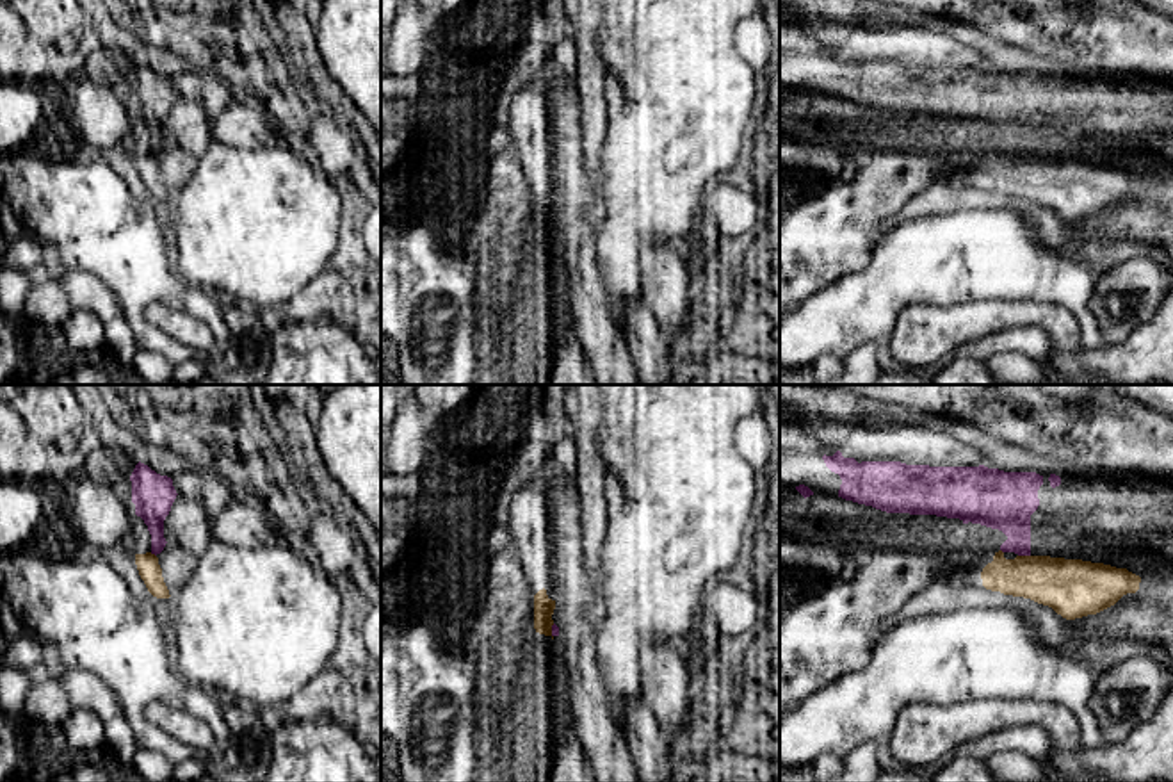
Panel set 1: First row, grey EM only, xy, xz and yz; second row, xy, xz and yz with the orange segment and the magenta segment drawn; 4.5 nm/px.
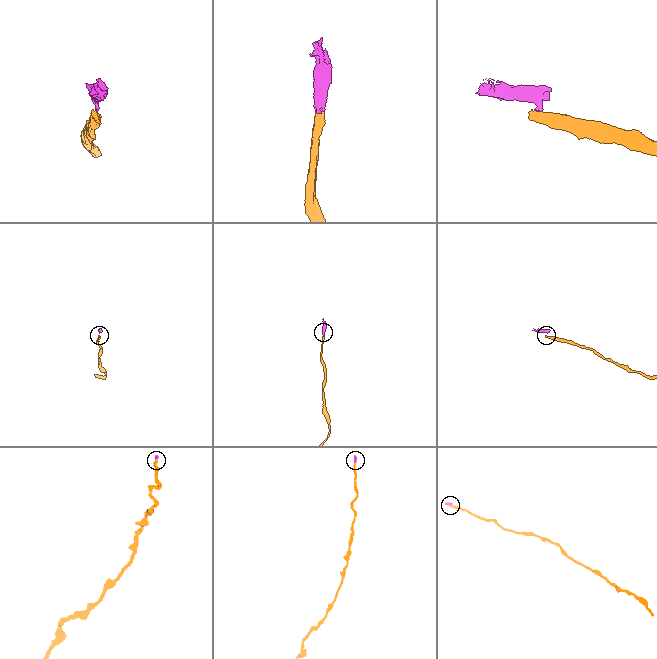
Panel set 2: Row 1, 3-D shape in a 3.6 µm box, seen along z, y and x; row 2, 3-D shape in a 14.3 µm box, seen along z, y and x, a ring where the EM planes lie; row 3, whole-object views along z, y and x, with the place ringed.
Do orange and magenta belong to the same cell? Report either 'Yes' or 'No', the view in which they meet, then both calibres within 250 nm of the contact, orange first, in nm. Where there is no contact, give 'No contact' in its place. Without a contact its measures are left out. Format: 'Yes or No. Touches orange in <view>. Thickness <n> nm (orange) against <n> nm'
No. Touches orange in yz. Thickness 260 nm (orange) against 240 nm

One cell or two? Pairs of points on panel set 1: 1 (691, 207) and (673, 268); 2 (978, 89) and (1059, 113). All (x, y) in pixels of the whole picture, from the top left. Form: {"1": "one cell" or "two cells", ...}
{"1": "two cells", "2": "one cell"}

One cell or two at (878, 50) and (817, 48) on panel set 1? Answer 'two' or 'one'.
two

